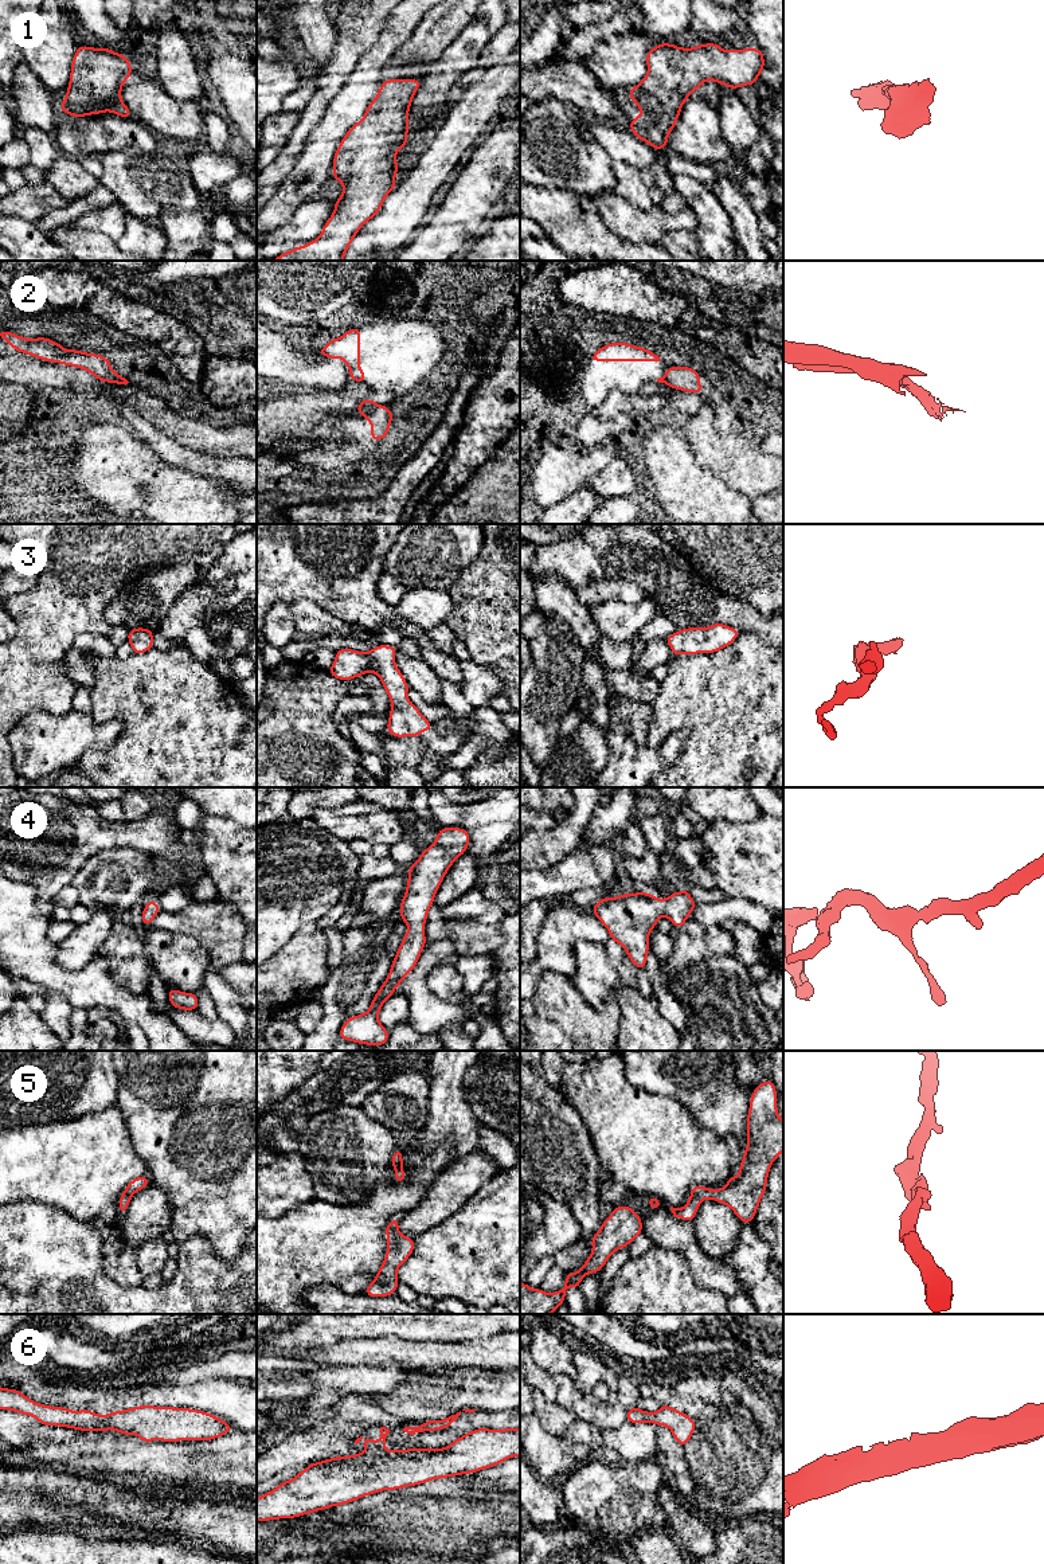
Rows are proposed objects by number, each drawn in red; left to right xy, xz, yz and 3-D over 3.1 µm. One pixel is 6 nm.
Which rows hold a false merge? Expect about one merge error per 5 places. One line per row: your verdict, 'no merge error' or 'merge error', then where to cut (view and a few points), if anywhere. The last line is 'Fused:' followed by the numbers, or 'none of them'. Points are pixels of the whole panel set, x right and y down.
1: no merge error | no cut
2: merge error | xz (379, 405), (363, 415)
3: no merge error | no cut
4: no merge error | no cut
5: no merge error | no cut
6: no merge error | no cut
Fused: 2

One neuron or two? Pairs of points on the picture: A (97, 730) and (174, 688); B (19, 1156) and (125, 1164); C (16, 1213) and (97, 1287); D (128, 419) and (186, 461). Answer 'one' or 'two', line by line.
A: two
B: one
C: one
D: one

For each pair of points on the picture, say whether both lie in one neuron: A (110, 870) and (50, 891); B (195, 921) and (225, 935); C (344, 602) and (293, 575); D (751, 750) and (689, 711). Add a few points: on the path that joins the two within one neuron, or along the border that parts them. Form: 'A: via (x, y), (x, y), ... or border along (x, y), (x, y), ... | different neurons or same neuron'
A: border along (90, 857), (70, 883) | different neurons
B: via (202, 921), (208, 922), (218, 930) | same neuron
C: via (332, 590), (328, 590), (313, 575), (305, 575) | same neuron
D: via (736, 735), (712, 711), (704, 711) | same neuron

